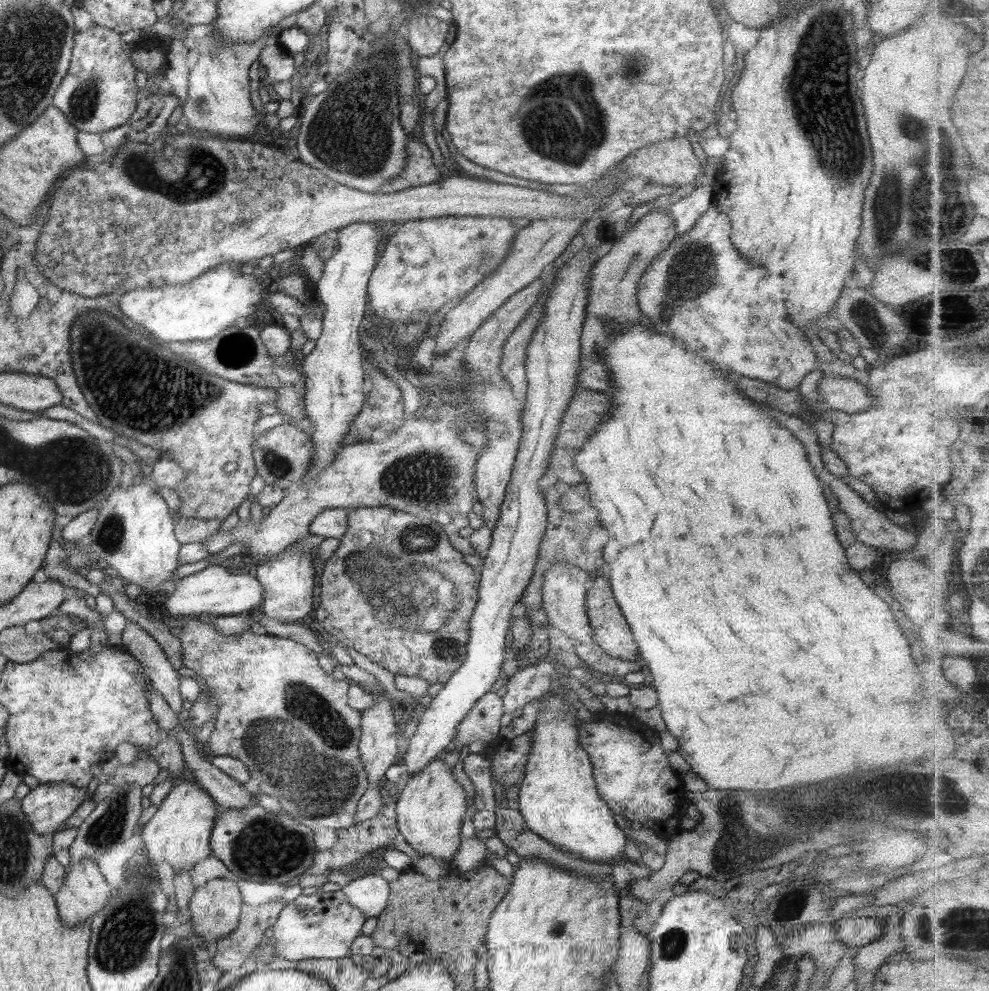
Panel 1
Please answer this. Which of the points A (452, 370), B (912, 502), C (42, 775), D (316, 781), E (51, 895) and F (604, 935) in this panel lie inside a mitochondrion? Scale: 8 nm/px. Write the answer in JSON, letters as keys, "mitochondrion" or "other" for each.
{"A":"mitochondrion","B":"other","C":"other","D":"mitochondrion","E":"other","F":"other"}

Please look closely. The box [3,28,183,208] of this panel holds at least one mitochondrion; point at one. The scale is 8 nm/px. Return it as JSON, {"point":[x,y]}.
{"point":[84,100]}

